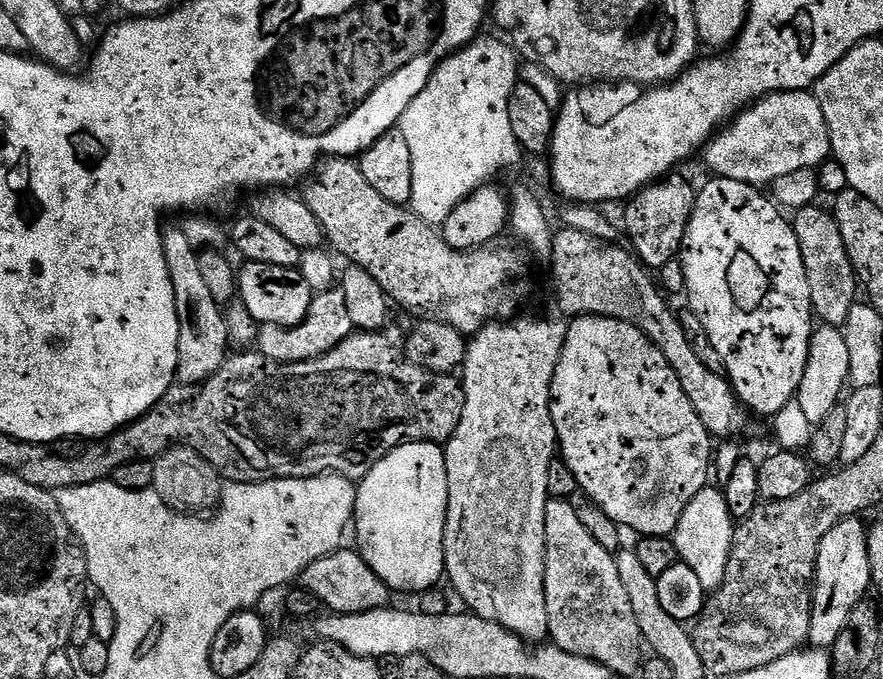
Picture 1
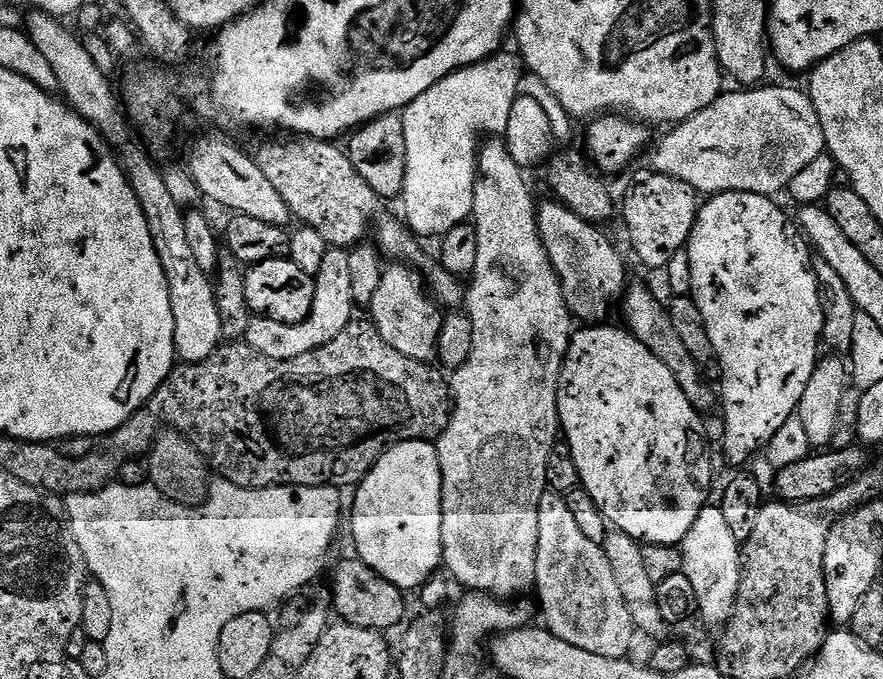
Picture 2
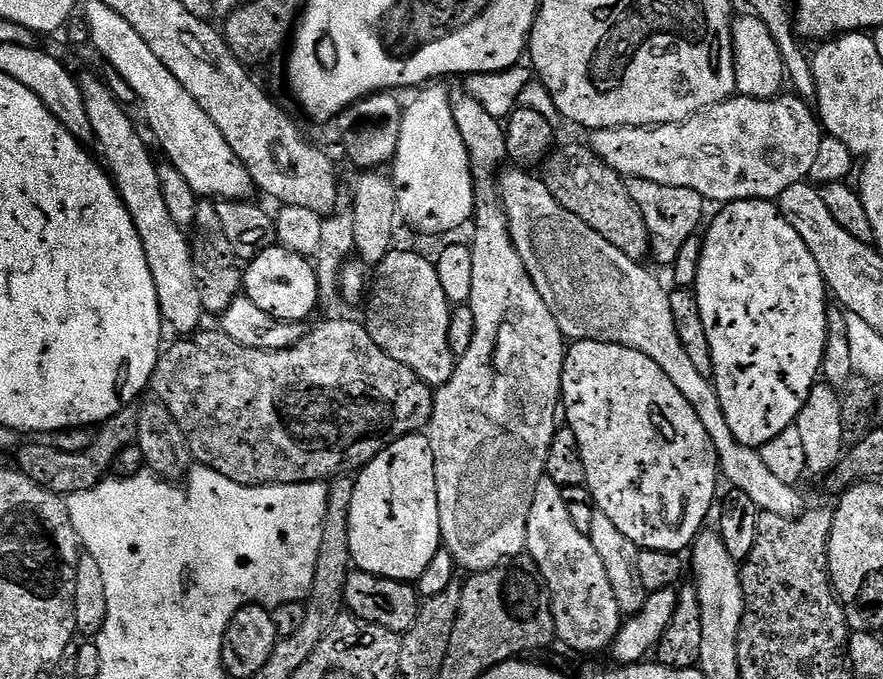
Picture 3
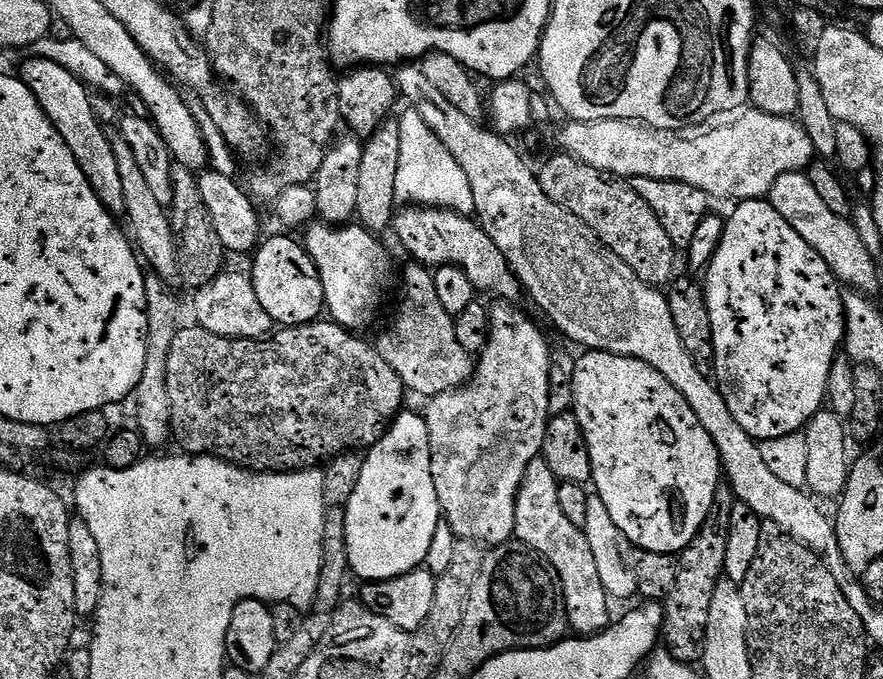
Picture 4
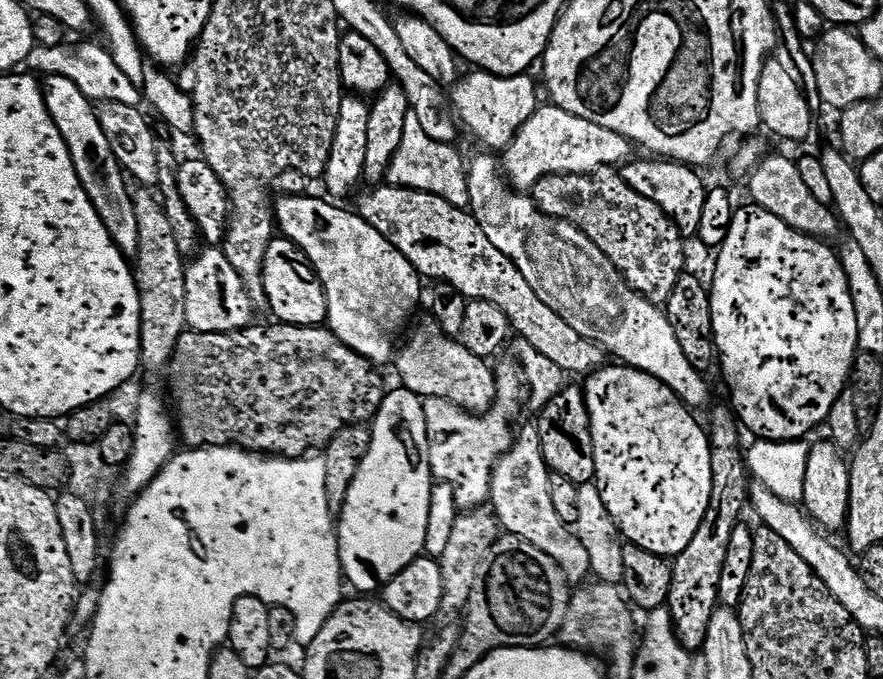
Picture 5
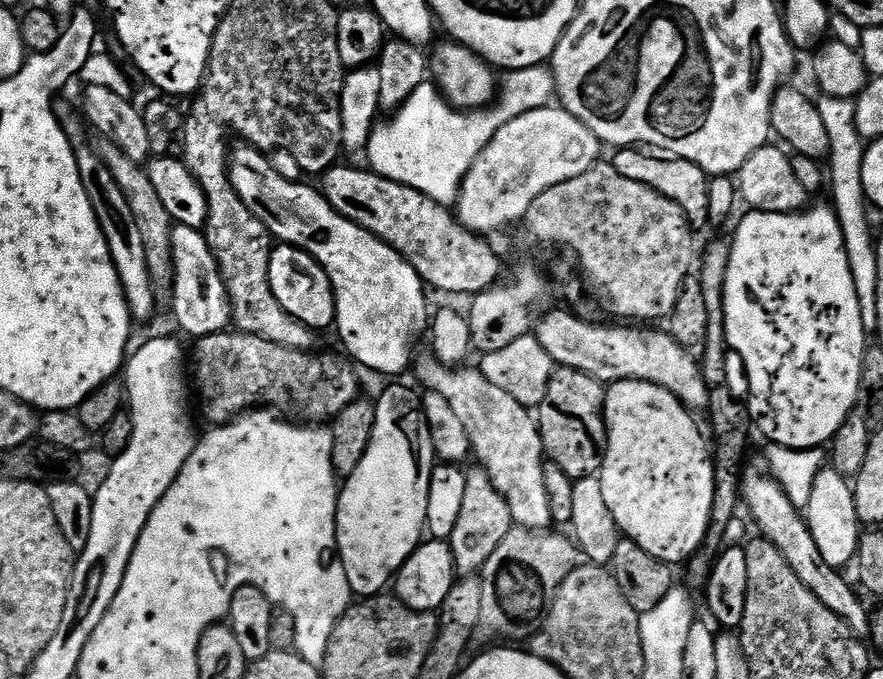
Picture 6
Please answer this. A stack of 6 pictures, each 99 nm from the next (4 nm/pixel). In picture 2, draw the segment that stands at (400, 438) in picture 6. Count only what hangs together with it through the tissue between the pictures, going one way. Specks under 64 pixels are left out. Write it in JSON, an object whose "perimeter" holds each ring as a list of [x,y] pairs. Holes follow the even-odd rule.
{"perimeter":[[[401,440],[399,444],[393,444],[381,452],[376,464],[360,481],[355,492],[352,540],[356,543],[355,555],[358,559],[401,590],[425,583],[420,588],[423,607],[428,610],[443,609],[443,604],[448,600],[450,580],[444,574],[432,576],[436,567],[441,567],[444,558],[442,470],[438,466],[435,443]]]}

